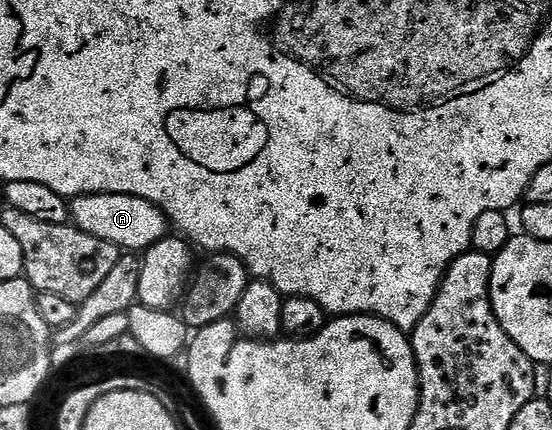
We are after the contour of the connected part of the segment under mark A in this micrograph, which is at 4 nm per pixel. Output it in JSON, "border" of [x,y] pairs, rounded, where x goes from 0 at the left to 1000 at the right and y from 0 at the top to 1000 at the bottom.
{"border":[[[156,449],[149,458],[132,458],[127,467],[127,514],[139,533],[156,537],[156,547],[192,556],[192,565],[207,565],[212,579],[239,593],[259,591],[261,581],[279,574],[279,565],[308,542],[303,500],[279,470],[250,453]]]}

